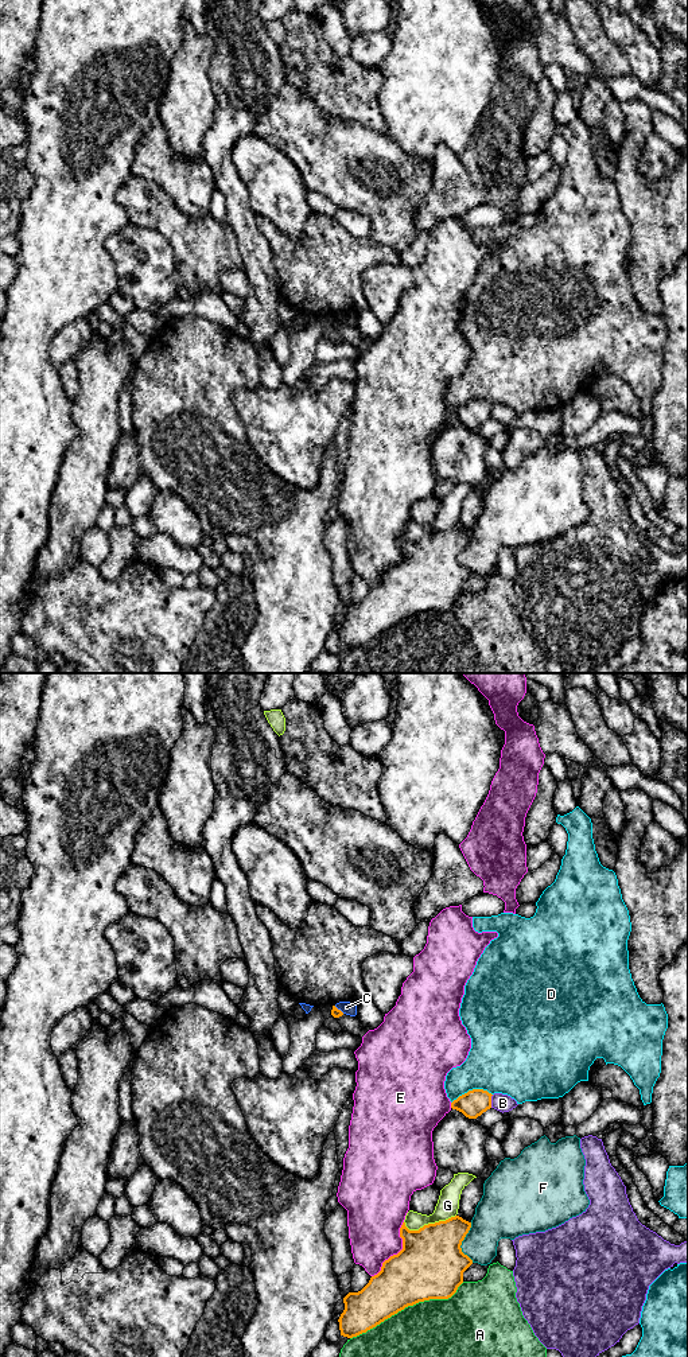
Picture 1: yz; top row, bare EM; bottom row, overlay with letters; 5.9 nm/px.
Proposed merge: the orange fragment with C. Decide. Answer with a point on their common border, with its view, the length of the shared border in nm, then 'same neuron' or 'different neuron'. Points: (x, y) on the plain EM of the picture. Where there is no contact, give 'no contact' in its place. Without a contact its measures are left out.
yz (339, 321) | 80 nm | different neuron

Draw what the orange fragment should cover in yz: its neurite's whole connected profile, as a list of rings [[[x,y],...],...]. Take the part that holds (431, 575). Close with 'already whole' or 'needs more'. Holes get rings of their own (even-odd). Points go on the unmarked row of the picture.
[[[459,526],[424,536],[419,541],[409,541],[403,533],[400,538],[403,560],[385,571],[381,582],[372,587],[361,602],[349,603],[343,608],[345,621],[338,630],[341,646],[353,649],[366,643],[419,613],[451,608],[463,594],[463,583],[473,575],[460,559],[470,538],[471,533]]] | already whole

